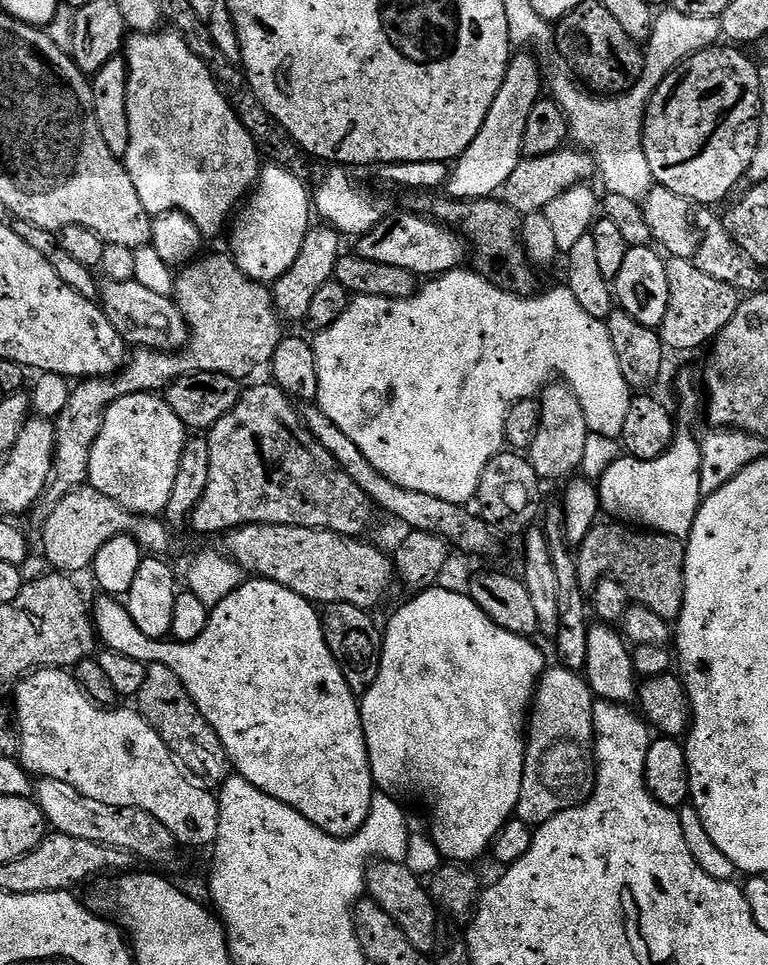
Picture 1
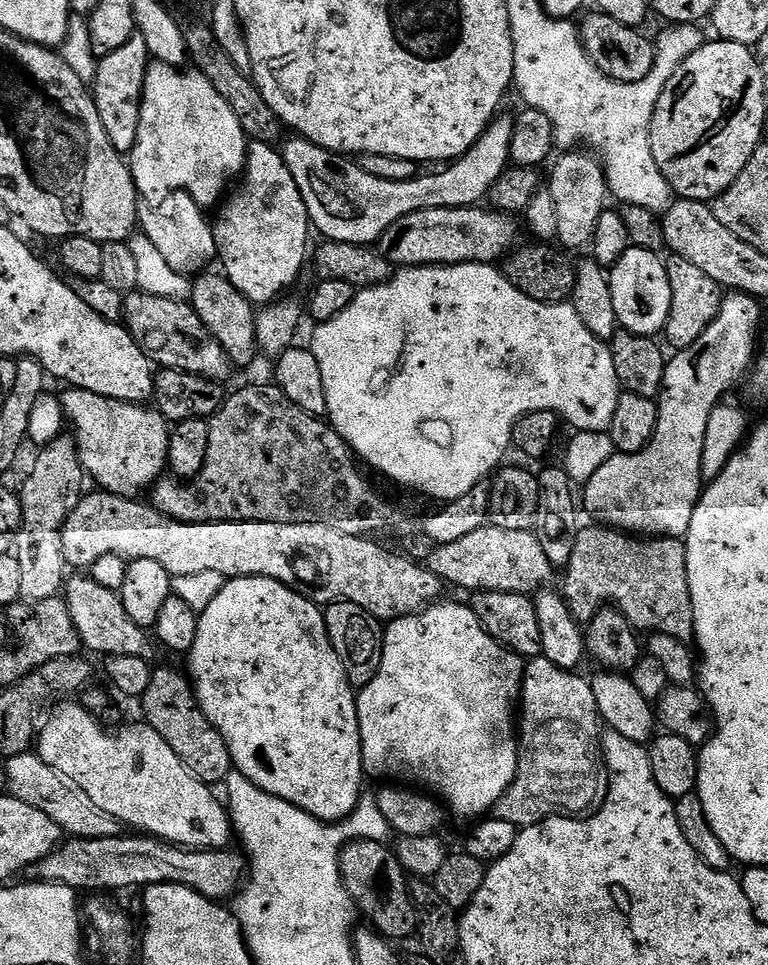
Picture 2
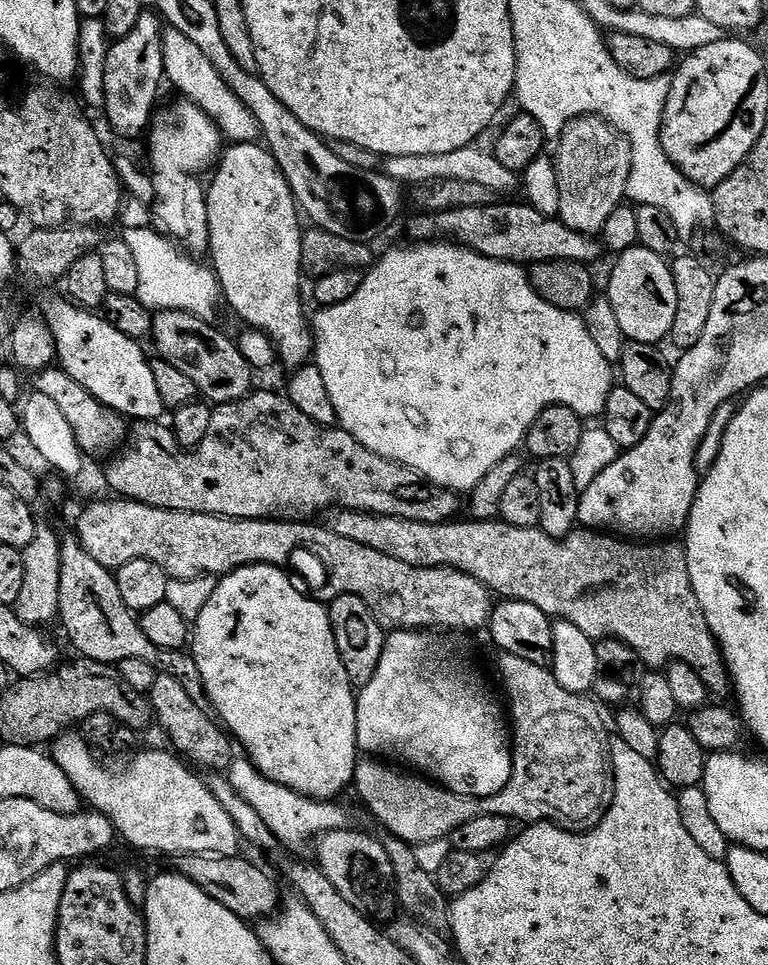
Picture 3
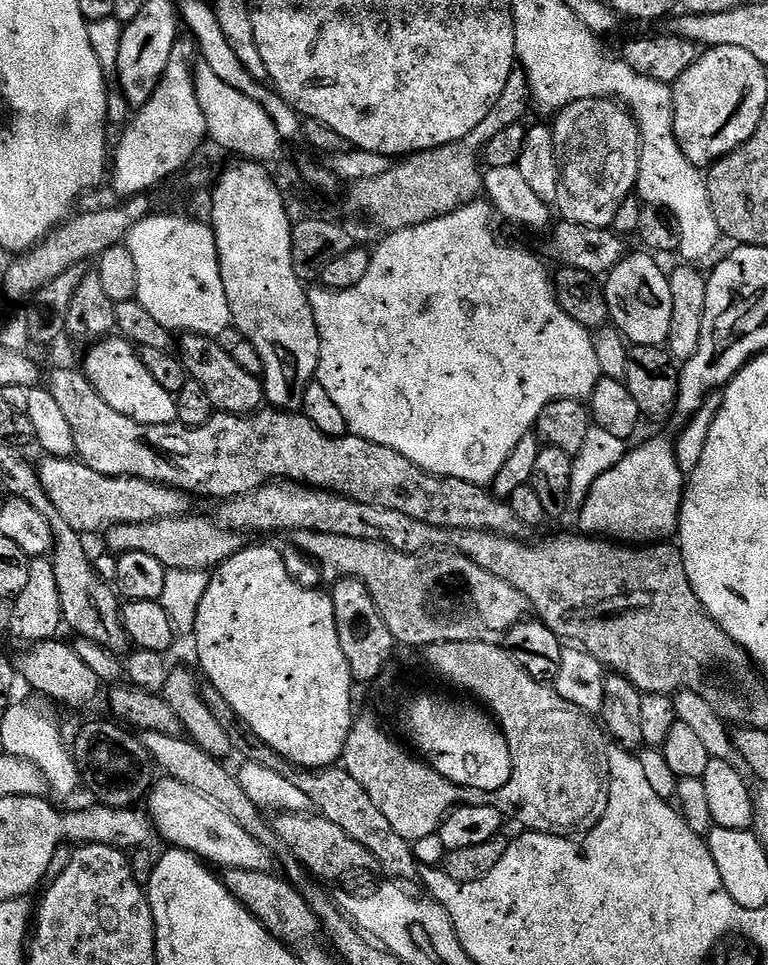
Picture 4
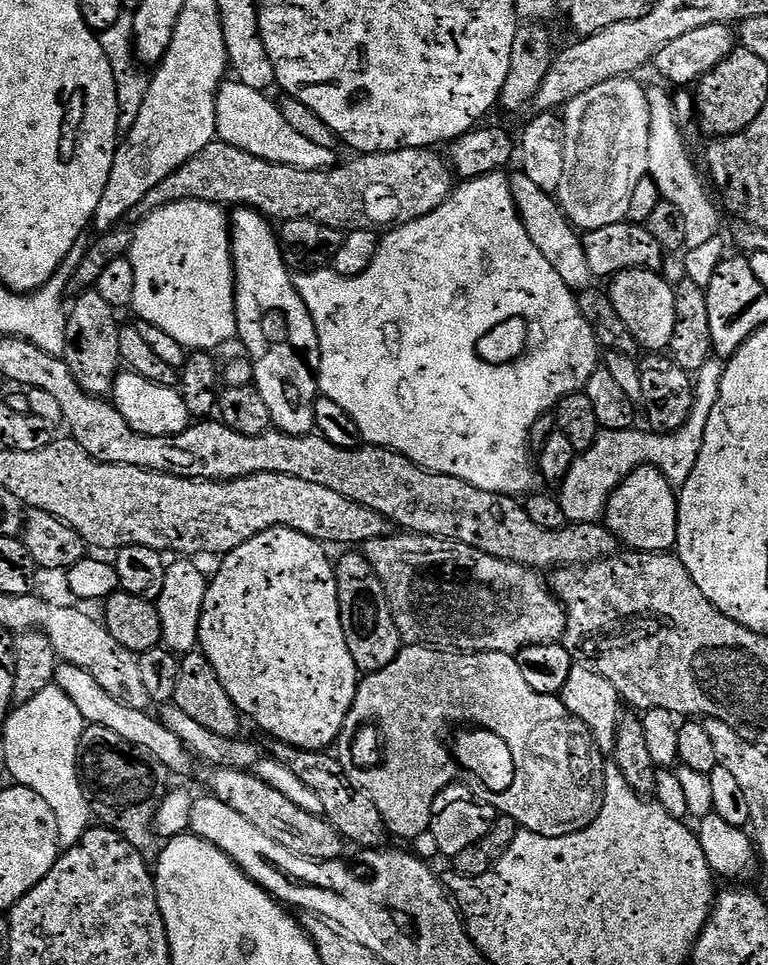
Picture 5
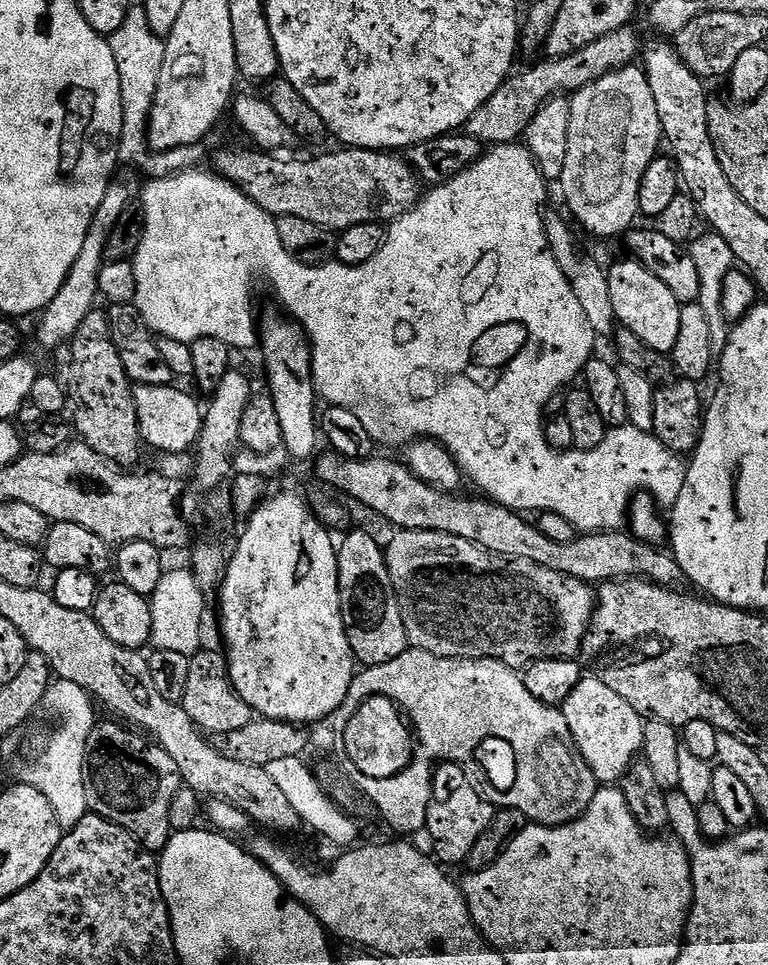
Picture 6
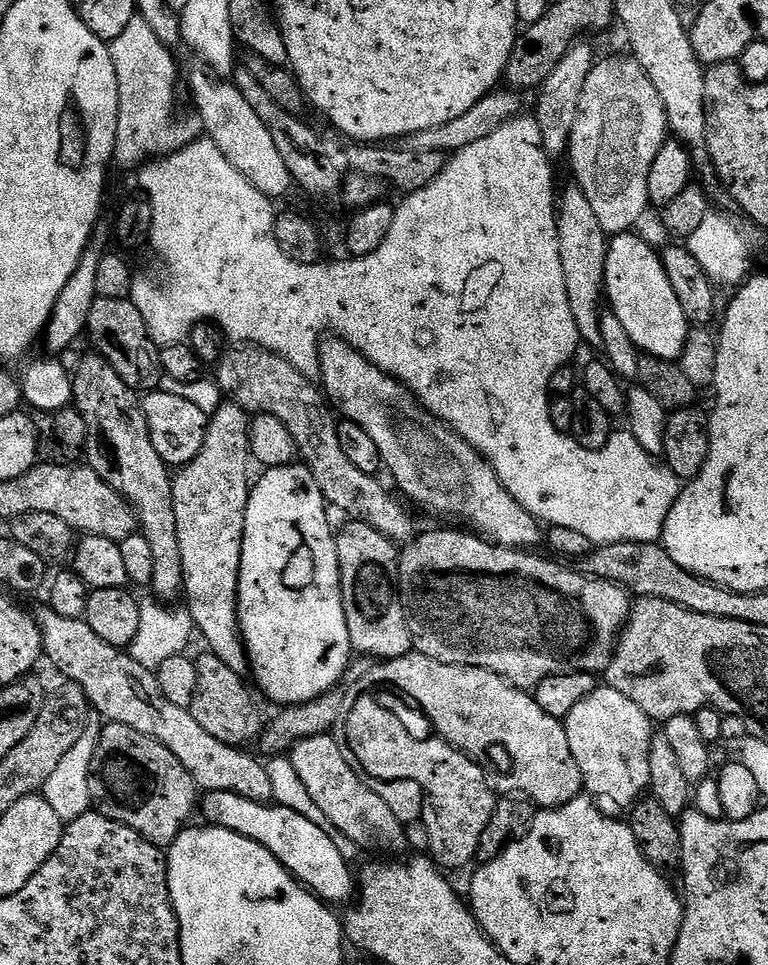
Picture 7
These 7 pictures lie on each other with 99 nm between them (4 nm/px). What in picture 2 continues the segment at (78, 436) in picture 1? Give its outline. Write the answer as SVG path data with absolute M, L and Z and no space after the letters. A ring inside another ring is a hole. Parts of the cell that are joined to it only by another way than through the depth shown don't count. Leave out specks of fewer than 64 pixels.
M205 270L195 277L190 284L190 303L202 318L202 322L214 334L214 338L226 350L228 359L233 365L248 364L258 356L256 347L256 314L257 309L238 289L230 283L227 276L219 271ZM61 434L58 439L39 449L36 461L28 472L28 481L18 488L18 495L22 502L22 522L19 532L14 536L14 555L18 558L18 566L22 573L22 594L20 600L24 602L42 602L46 598L60 596L66 583L66 569L68 563L62 554L62 526L66 518L78 506L78 502L85 496L86 473L84 464L80 460L80 449L71 435Z

